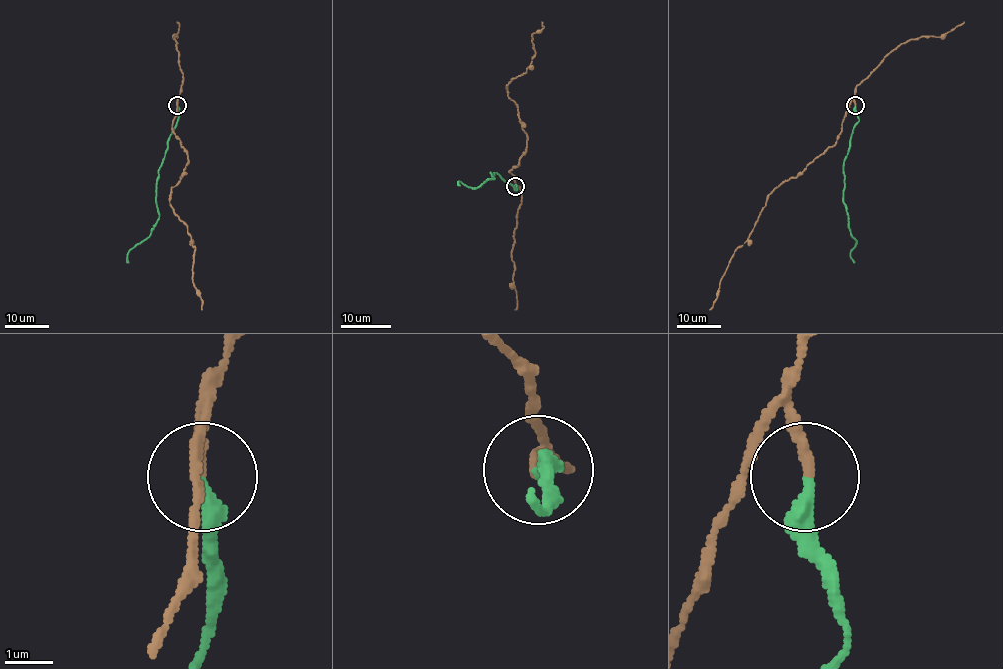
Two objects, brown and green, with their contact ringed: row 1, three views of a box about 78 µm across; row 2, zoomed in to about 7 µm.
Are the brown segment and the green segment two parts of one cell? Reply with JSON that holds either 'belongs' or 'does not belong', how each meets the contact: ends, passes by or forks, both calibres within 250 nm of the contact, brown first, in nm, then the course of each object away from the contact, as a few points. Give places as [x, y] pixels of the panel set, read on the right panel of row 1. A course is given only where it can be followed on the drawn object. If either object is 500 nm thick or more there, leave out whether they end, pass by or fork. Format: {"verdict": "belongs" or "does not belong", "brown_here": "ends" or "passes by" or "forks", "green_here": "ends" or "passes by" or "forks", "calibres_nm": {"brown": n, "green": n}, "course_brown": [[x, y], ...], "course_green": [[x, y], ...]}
{"verdict": "does not belong", "brown_here": "ends", "green_here": "ends", "calibres_nm": {"brown": 240, "green": 320}, "course_brown": [[855, 105], [852, 101], [836, 142], [768, 197], [753, 229], [738, 247], [709, 309]], "course_green": [[855, 105], [858, 122], [853, 129], [843, 170], [843, 203], [851, 235], [856, 241], [851, 252], [854, 263]]}

